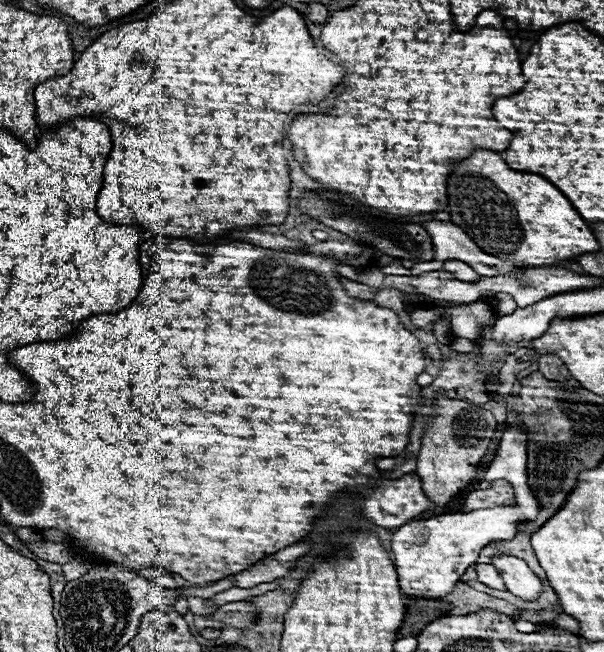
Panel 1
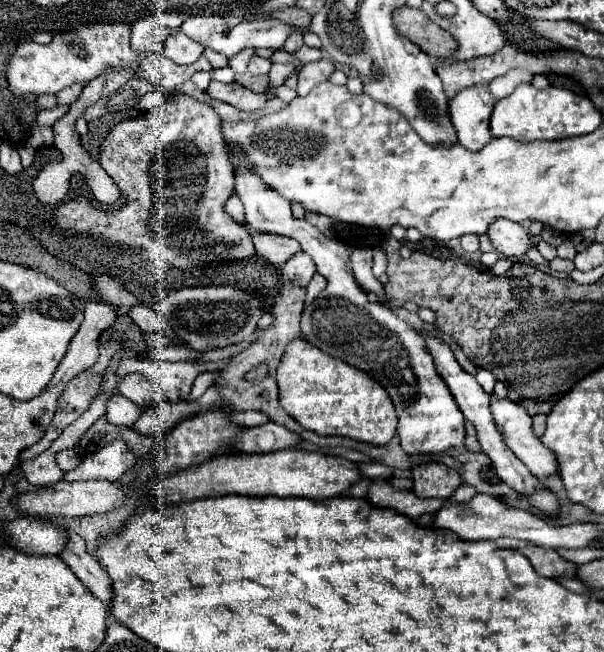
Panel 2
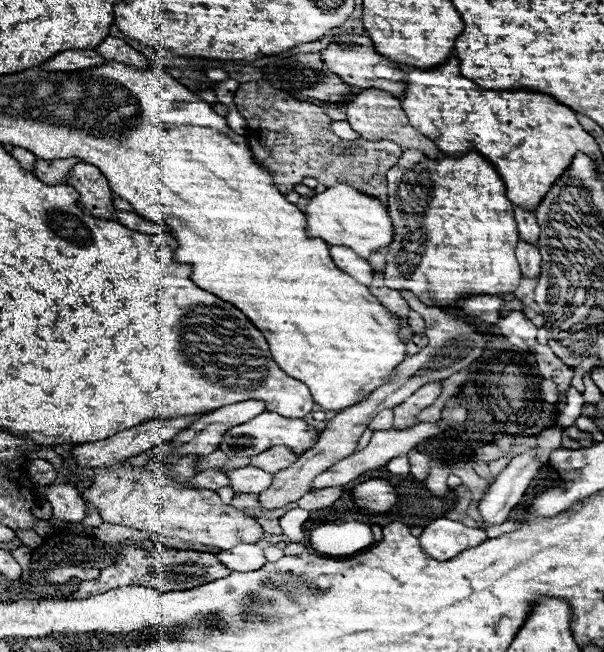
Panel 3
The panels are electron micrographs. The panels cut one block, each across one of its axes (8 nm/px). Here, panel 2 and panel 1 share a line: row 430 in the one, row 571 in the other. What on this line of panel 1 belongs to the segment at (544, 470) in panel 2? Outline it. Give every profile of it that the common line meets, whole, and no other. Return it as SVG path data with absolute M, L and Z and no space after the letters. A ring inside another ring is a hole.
M498 556L492 560L492 564L500 570L506 582L506 588L514 596L522 600L538 600L544 586L540 578L528 568L528 564L524 564L524 560L514 558L514 556Z

